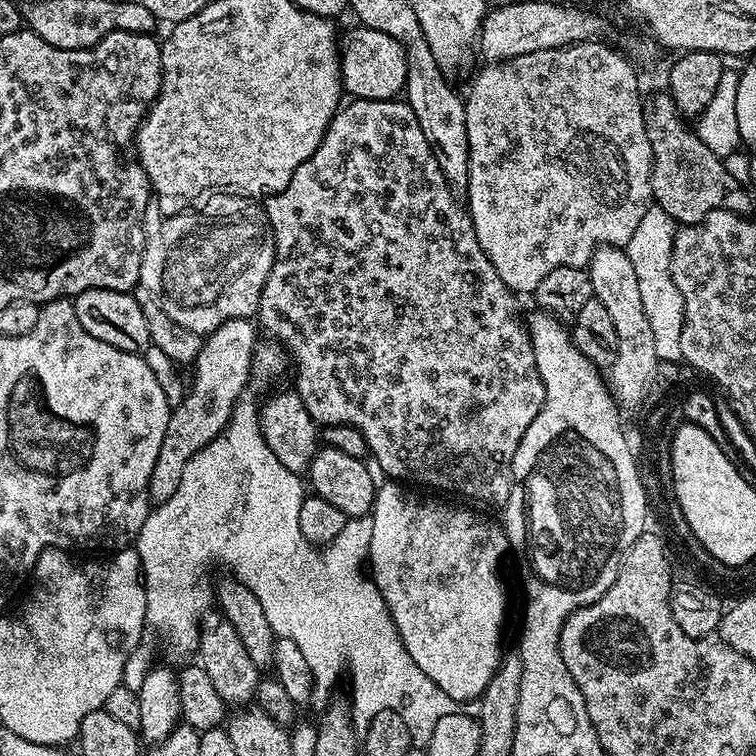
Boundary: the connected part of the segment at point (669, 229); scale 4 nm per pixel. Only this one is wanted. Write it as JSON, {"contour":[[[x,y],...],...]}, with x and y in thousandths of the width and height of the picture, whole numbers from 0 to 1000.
{"contour":[[[854,284],[844,294],[839,315],[828,325],[839,364],[844,368],[844,385],[849,389],[849,406],[860,425],[860,437],[865,440],[865,463],[869,478],[898,478],[902,472],[902,431],[905,430],[905,401],[897,378],[892,378],[889,366],[889,327],[897,306],[889,294],[862,296],[864,287]]]}

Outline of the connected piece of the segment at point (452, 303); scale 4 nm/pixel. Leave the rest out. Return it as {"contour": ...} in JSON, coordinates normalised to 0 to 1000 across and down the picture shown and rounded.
{"contour":[[[529,130],[462,131],[440,153],[415,204],[410,204],[410,209],[389,225],[389,235],[384,235],[378,251],[353,261],[352,295],[360,303],[365,321],[365,345],[344,390],[341,429],[344,423],[343,433],[349,433],[360,443],[356,446],[369,451],[384,467],[385,480],[392,480],[389,519],[397,524],[410,553],[423,563],[472,566],[483,581],[491,606],[497,607],[496,618],[503,618],[515,636],[557,640],[561,646],[578,646],[582,651],[604,651],[635,667],[665,669],[672,665],[677,642],[677,607],[685,595],[685,585],[690,585],[690,574],[701,569],[701,558],[706,558],[706,553],[712,553],[712,542],[717,542],[720,512],[706,479],[706,458],[698,446],[697,433],[689,421],[683,419],[684,393],[677,382],[667,378],[664,368],[659,368],[632,320],[624,287],[610,271],[608,275],[603,271],[602,263],[604,261],[586,234],[579,213],[558,177],[553,156],[540,136]]]}

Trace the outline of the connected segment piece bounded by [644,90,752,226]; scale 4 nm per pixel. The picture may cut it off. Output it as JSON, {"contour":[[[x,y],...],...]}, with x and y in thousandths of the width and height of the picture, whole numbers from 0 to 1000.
{"contour":[[[882,120],[868,122],[862,128],[852,132],[852,165],[854,167],[854,183],[860,183],[860,198],[862,200],[862,262],[866,274],[873,274],[880,280],[885,292],[896,298],[922,296],[934,288],[944,278],[966,278],[980,283],[993,282],[995,259],[985,245],[976,241],[960,225],[956,210],[929,188],[919,173],[913,168],[911,160],[901,153],[894,144],[894,136],[889,134]]]}

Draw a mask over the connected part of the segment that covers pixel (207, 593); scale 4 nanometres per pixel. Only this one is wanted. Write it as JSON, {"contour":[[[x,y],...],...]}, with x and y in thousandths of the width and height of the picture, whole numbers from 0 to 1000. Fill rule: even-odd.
{"contour":[[[319,526],[312,533],[307,544],[307,556],[288,579],[283,579],[267,595],[262,595],[262,601],[257,601],[251,606],[251,611],[246,611],[246,622],[241,622],[241,638],[235,638],[235,648],[230,648],[230,659],[225,659],[217,667],[205,668],[197,676],[193,690],[188,696],[188,701],[180,708],[177,724],[183,738],[185,739],[185,754],[190,770],[190,786],[193,788],[193,825],[197,832],[201,831],[209,840],[217,845],[217,852],[228,862],[243,868],[258,864],[259,851],[265,847],[265,833],[267,829],[267,812],[276,808],[275,804],[283,799],[283,778],[278,771],[275,774],[275,755],[279,754],[280,746],[292,746],[296,751],[303,751],[306,761],[311,766],[320,769],[325,775],[336,783],[341,796],[347,796],[347,807],[352,807],[352,823],[357,823],[361,837],[373,844],[384,844],[384,849],[394,853],[394,860],[399,860],[399,865],[405,865],[405,876],[410,876],[413,890],[418,893],[419,911],[439,910],[444,905],[444,898],[450,894],[450,877],[455,877],[460,882],[460,894],[466,898],[466,926],[463,925],[463,940],[466,943],[466,955],[472,964],[481,966],[491,951],[505,939],[519,939],[529,942],[532,951],[537,955],[537,962],[542,966],[546,980],[565,981],[569,971],[574,971],[574,960],[579,960],[583,950],[590,950],[590,944],[601,944],[606,939],[606,929],[601,923],[595,923],[595,918],[590,918],[579,907],[574,907],[574,902],[569,902],[569,897],[563,897],[563,892],[558,892],[558,886],[553,886],[553,880],[548,877],[548,870],[542,870],[542,865],[537,860],[537,854],[532,849],[532,844],[526,839],[526,833],[521,828],[521,817],[516,812],[516,807],[511,802],[511,796],[505,791],[505,786],[500,780],[496,767],[491,766],[484,755],[484,737],[487,734],[487,724],[489,722],[489,706],[492,705],[492,684],[491,681],[474,683],[462,687],[454,694],[455,714],[450,709],[444,709],[439,714],[439,720],[434,720],[422,730],[415,721],[407,720],[407,714],[402,710],[398,693],[394,690],[394,675],[399,669],[405,655],[403,642],[399,639],[398,631],[386,626],[384,622],[373,616],[368,611],[368,606],[362,603],[357,591],[352,587],[344,567],[344,546],[341,534],[329,526]]]}

